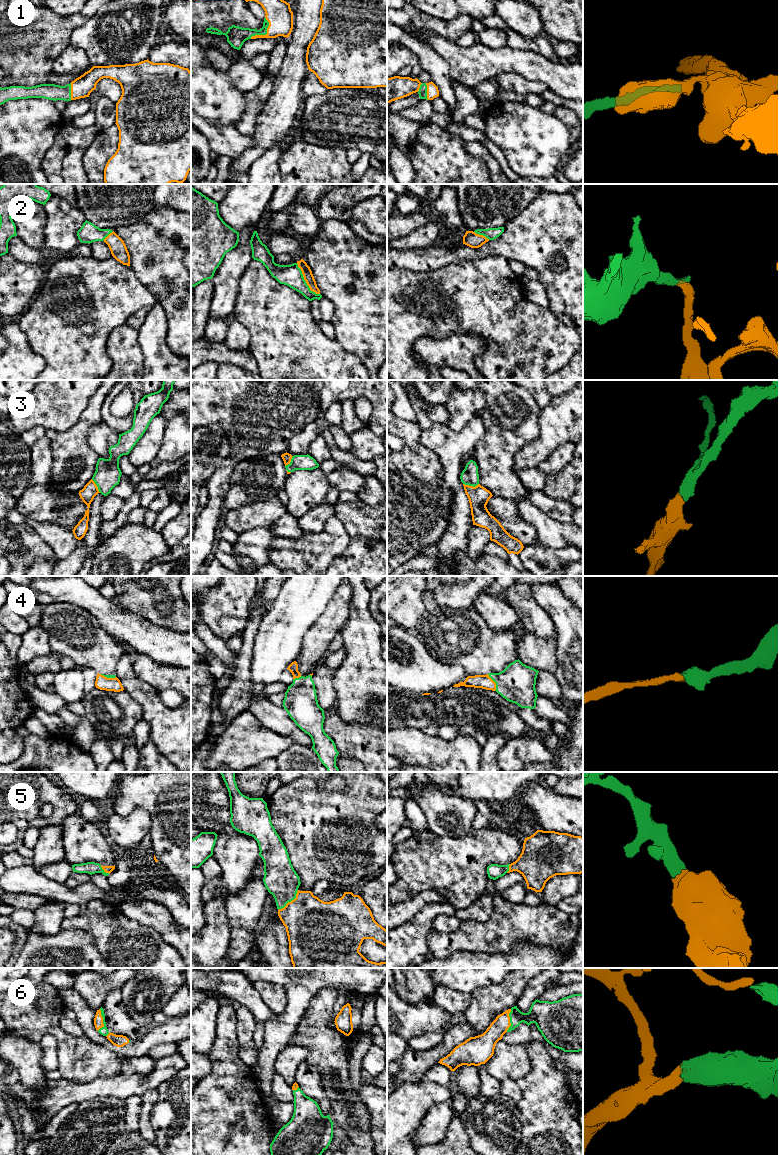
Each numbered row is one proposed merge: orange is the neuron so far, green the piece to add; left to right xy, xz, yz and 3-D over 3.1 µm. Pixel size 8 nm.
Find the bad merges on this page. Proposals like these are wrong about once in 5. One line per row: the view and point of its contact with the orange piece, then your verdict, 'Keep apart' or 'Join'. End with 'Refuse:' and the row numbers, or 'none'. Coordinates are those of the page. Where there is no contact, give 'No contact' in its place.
1: Touches orange at xz (267, 33). Join
2: Touches orange at xz (305, 280). Keep apart
3: Touches orange at yz (471, 486). Join
4: Touches orange at yz (494, 682). Join
5: Touches orange at xz (291, 901). Join
6: Touches orange at xy (102, 1020). Join
Refuse: 2

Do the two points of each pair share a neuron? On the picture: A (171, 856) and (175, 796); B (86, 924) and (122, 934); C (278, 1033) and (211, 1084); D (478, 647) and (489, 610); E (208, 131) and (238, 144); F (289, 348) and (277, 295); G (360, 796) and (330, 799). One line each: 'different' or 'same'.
A: same
B: same
C: different
D: different
E: same
F: same
G: same

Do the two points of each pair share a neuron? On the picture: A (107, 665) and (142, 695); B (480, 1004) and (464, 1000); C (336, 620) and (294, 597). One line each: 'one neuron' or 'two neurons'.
A: two neurons
B: two neurons
C: two neurons

